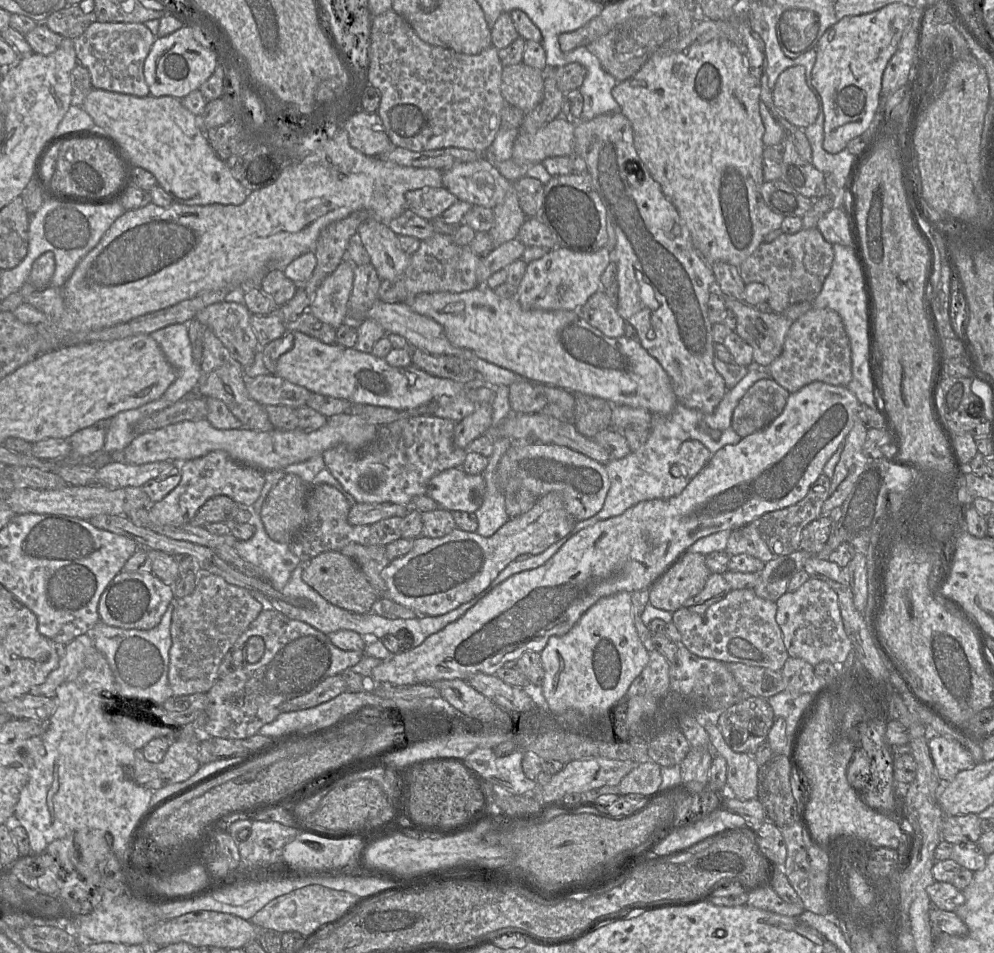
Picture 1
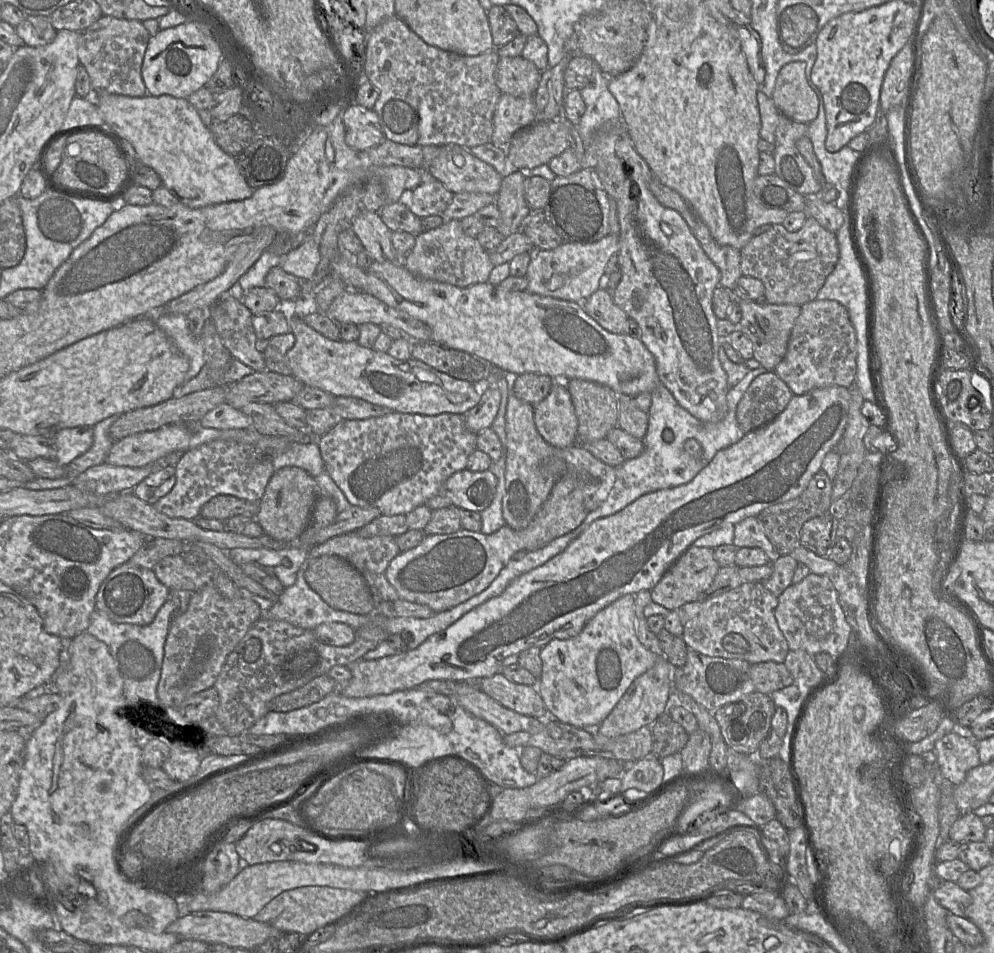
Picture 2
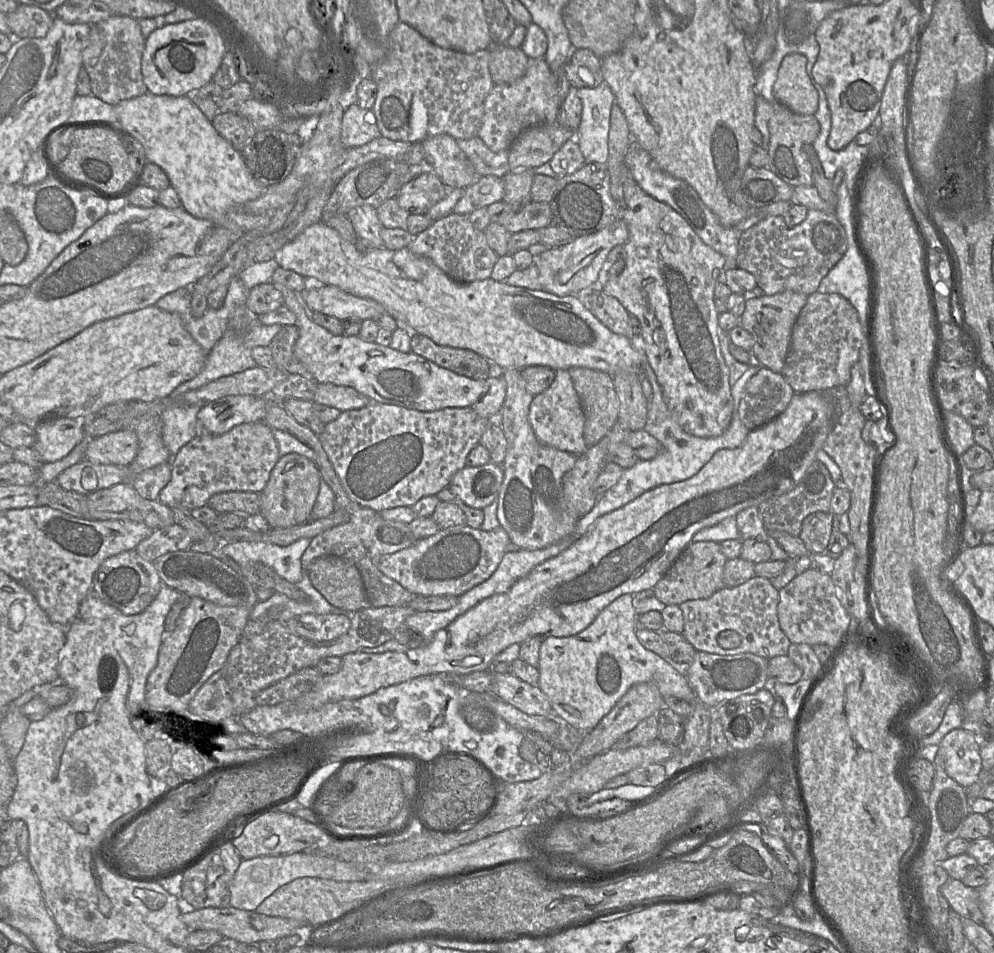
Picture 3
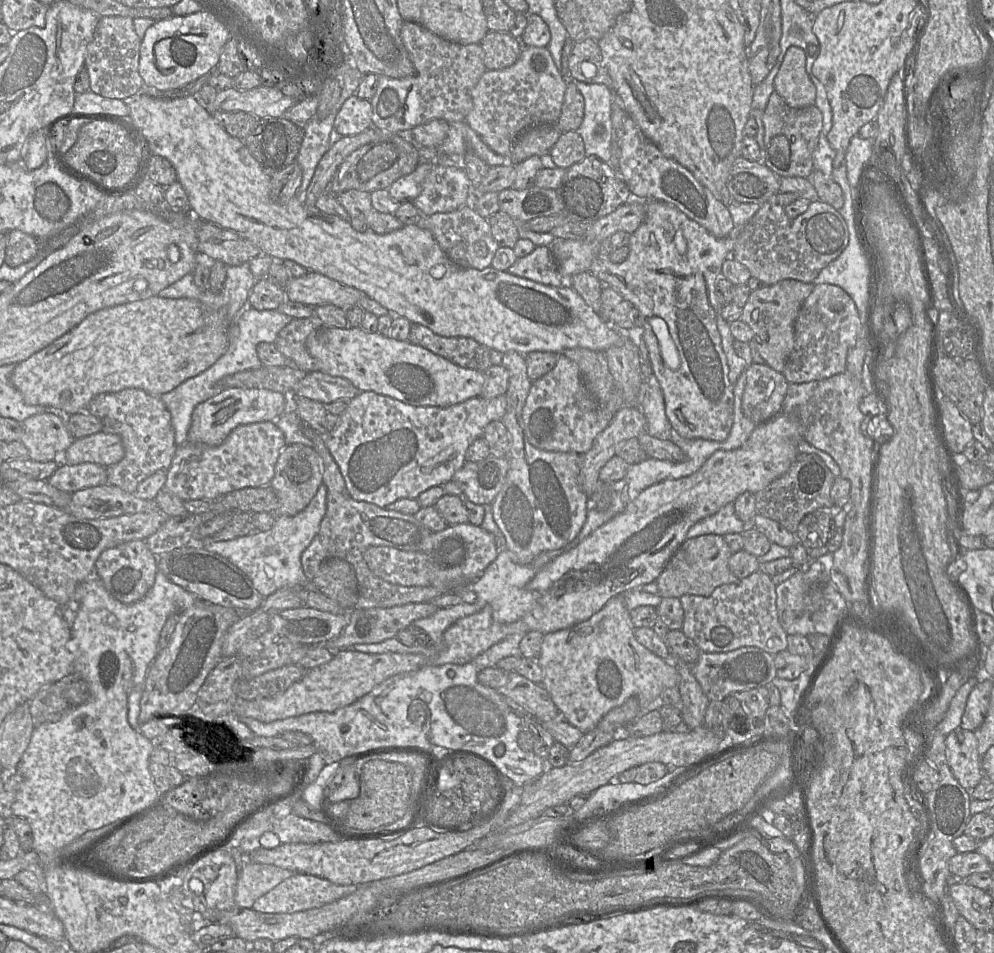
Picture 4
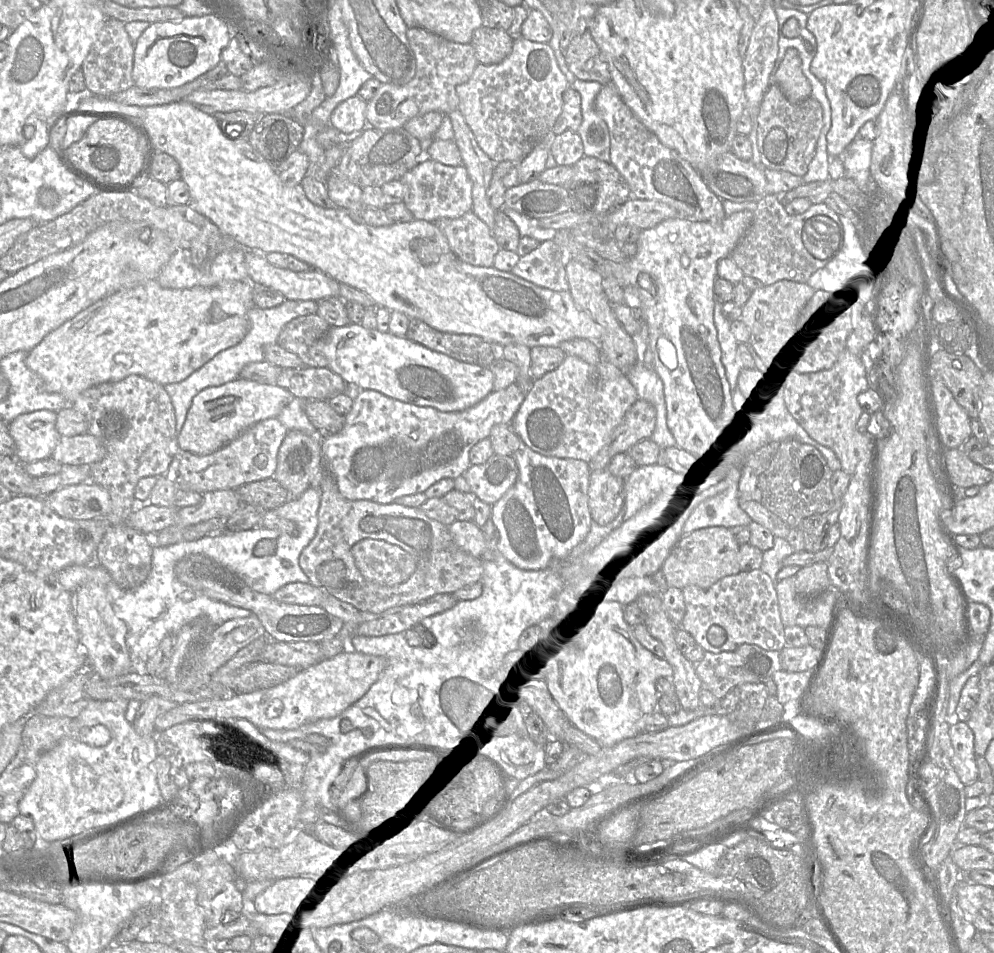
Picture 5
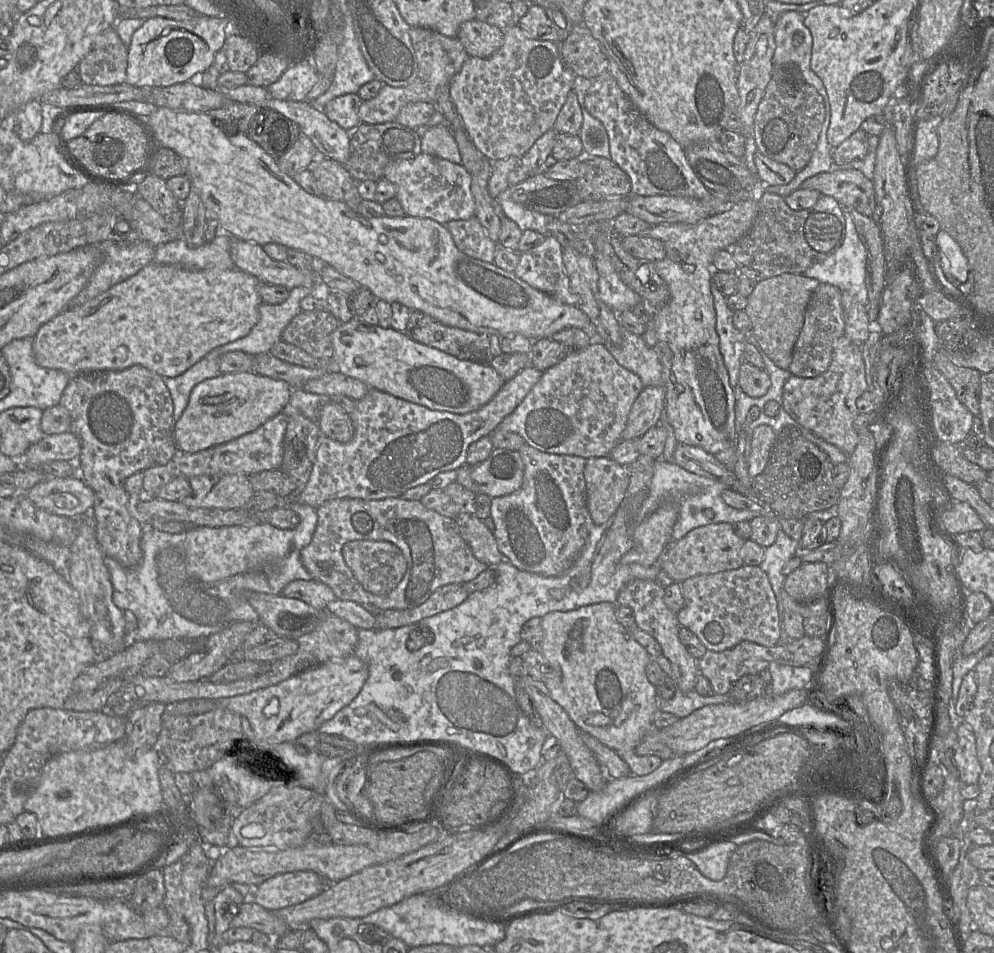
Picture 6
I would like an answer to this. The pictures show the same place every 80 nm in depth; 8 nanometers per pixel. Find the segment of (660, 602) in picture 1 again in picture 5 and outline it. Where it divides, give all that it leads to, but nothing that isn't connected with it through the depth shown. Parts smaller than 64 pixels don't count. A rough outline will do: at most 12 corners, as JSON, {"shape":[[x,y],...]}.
{"shape":[[729,528],[676,540],[660,572],[668,587],[707,589],[740,572]]}

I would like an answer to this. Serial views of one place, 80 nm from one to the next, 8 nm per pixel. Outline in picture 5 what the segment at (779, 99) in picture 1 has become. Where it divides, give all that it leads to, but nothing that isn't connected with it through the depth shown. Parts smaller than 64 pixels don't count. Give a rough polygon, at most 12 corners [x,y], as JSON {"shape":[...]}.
{"shape":[[795,48],[787,49],[774,82],[792,103],[811,96]]}

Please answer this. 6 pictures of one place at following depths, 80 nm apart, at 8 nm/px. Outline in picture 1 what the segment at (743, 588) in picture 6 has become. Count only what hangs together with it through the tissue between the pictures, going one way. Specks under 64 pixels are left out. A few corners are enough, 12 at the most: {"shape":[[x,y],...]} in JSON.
{"shape":[[731,590],[672,622],[693,654],[781,671],[776,602]]}

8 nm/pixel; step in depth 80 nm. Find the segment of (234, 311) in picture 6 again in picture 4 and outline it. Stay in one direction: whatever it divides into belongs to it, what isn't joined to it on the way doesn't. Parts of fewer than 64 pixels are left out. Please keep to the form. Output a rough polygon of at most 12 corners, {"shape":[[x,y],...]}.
{"shape":[[157,295],[16,364],[26,404],[160,397],[227,349],[223,315]]}

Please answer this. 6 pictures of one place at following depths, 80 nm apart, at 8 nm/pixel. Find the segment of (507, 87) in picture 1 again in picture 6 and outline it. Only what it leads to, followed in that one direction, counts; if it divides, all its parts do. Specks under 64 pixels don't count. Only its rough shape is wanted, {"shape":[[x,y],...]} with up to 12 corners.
{"shape":[[472,19],[456,36],[468,56],[488,58],[503,31]]}

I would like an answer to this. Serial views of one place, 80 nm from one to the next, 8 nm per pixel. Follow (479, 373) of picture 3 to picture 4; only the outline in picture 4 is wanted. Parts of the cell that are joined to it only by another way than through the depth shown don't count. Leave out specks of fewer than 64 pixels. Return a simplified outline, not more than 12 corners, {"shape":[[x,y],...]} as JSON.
{"shape":[[412,323],[408,341],[463,368],[485,373],[489,349]]}

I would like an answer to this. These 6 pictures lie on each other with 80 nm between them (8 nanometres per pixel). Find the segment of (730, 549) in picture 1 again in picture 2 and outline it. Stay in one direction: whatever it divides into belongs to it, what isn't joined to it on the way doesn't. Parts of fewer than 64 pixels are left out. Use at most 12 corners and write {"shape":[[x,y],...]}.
{"shape":[[757,517],[735,525],[733,545],[779,557]]}

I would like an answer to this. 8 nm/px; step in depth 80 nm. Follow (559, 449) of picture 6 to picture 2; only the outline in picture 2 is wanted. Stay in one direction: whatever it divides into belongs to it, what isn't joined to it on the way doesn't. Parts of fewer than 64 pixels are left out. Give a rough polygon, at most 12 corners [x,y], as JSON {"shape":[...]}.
{"shape":[[565,380],[534,407],[542,438],[556,448],[578,441]]}

